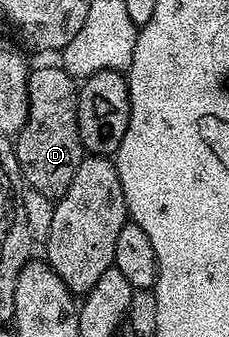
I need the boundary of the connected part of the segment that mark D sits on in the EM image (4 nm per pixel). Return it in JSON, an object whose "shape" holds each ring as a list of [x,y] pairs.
{"shape":[[[61,66],[37,68],[28,73],[27,94],[29,113],[25,125],[16,133],[17,161],[22,181],[32,191],[43,194],[51,201],[60,200],[75,178],[83,159],[79,122],[77,121],[77,94],[79,84]]]}

